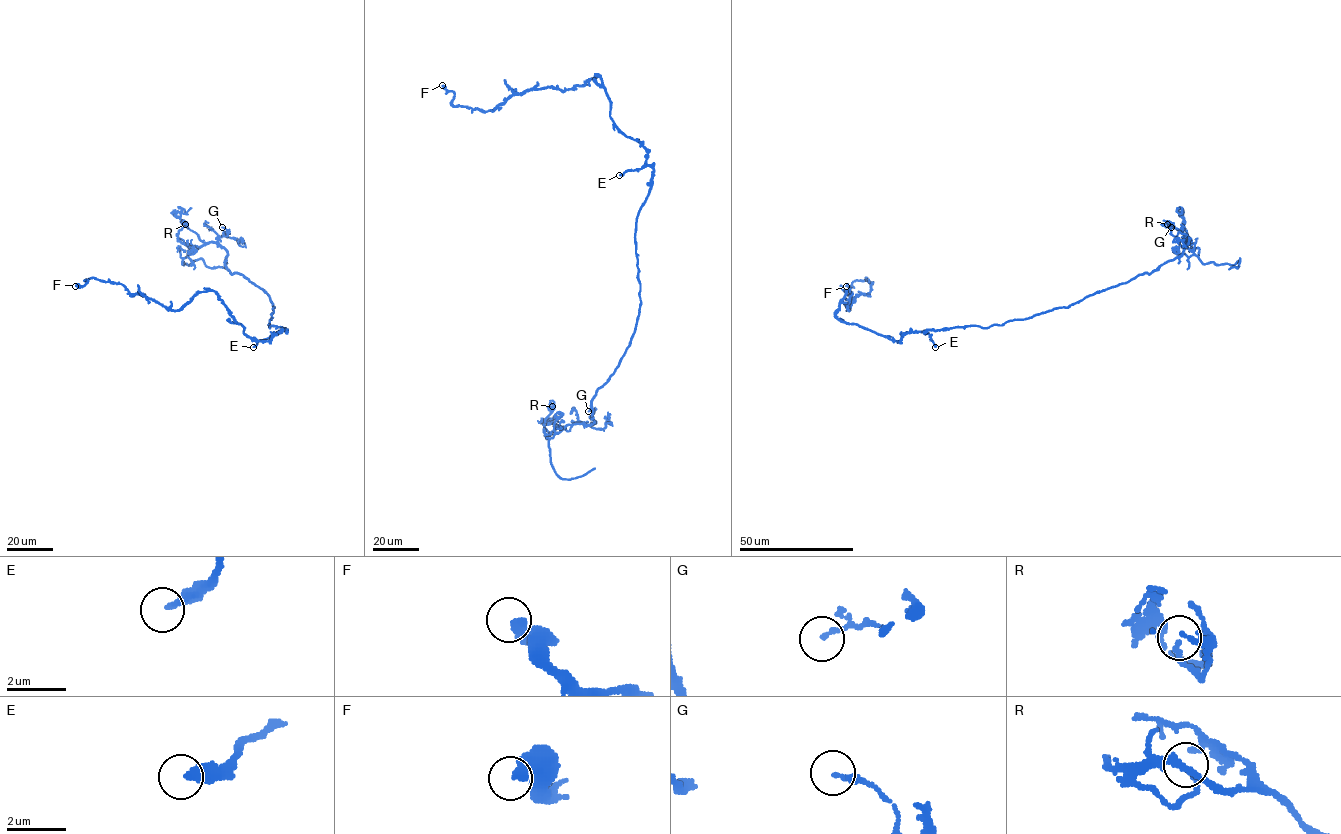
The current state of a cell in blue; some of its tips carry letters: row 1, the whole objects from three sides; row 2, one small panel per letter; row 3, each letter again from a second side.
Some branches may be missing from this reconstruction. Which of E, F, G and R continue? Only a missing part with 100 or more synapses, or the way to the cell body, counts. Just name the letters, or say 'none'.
none

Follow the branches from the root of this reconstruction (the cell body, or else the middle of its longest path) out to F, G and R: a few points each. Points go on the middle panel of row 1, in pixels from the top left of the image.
F: (637, 214), (653, 169), (610, 116), (597, 75), (488, 111), (454, 106), (442, 85)
G: (637, 214), (639, 314), (618, 366), (592, 401), (593, 422), (584, 423), (590, 425), (594, 410), (588, 411)
R: (637, 214), (640, 305), (630, 344), (592, 401), (593, 422), (568, 424), (551, 434), (544, 422), (552, 406)

